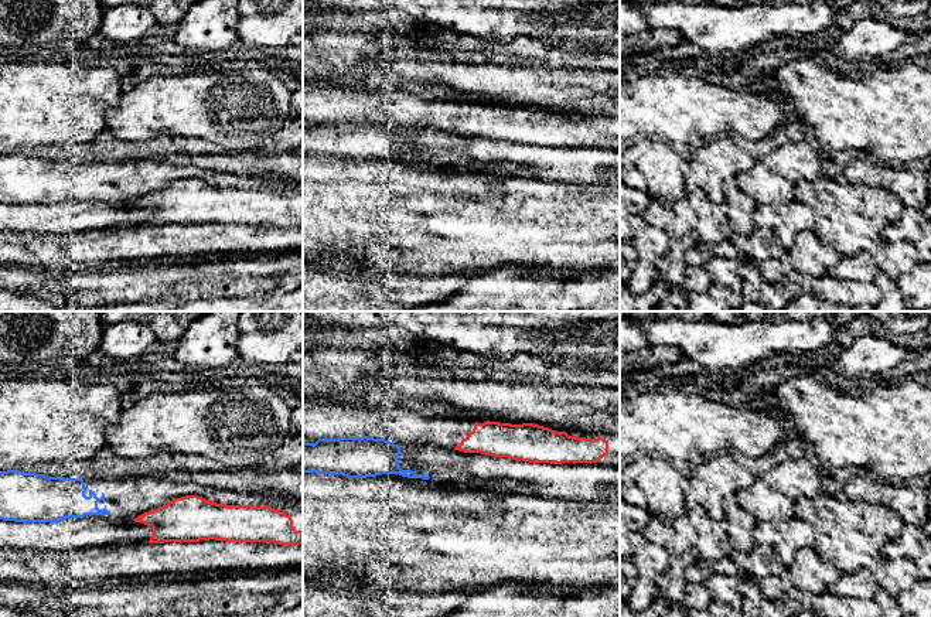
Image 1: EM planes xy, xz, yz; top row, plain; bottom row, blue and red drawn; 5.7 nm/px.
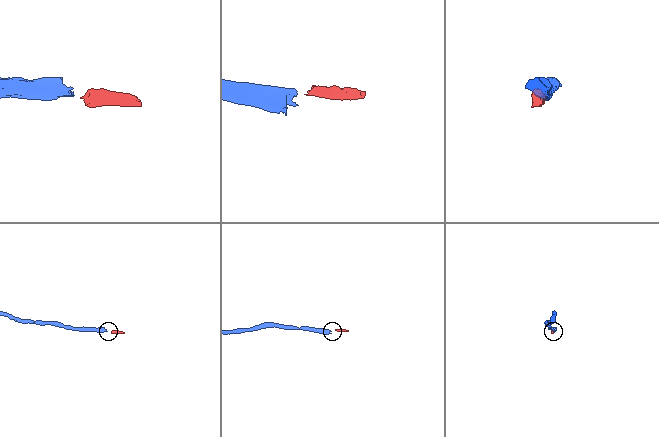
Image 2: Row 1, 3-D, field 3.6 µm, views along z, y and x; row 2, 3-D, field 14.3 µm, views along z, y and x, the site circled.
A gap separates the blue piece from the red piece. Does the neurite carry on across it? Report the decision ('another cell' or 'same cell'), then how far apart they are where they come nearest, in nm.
another cell; gap 140 nm

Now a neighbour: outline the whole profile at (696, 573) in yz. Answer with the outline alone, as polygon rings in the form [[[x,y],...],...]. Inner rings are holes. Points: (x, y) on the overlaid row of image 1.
[[[699,558],[695,563],[686,567],[683,575],[689,583],[703,584],[710,573],[710,565],[705,559]]]

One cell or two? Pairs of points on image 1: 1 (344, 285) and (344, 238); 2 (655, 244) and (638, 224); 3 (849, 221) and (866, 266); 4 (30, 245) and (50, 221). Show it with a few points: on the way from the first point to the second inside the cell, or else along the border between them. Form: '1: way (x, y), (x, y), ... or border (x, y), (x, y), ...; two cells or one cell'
1: border (317, 262), (347, 258), (374, 273); two cells
2: way (651, 239), (641, 228); one cell
3: border (885, 245), (872, 254), (856, 252), (842, 256); two cells
4: border (14, 231), (60, 235); two cells

